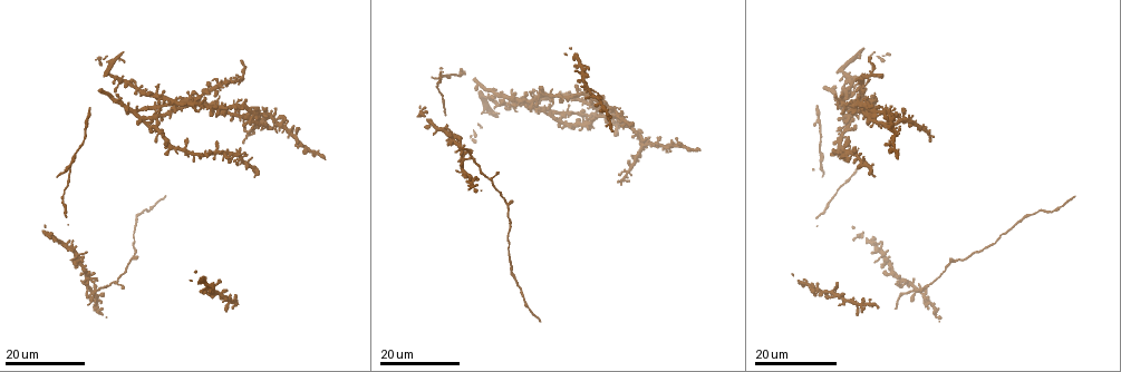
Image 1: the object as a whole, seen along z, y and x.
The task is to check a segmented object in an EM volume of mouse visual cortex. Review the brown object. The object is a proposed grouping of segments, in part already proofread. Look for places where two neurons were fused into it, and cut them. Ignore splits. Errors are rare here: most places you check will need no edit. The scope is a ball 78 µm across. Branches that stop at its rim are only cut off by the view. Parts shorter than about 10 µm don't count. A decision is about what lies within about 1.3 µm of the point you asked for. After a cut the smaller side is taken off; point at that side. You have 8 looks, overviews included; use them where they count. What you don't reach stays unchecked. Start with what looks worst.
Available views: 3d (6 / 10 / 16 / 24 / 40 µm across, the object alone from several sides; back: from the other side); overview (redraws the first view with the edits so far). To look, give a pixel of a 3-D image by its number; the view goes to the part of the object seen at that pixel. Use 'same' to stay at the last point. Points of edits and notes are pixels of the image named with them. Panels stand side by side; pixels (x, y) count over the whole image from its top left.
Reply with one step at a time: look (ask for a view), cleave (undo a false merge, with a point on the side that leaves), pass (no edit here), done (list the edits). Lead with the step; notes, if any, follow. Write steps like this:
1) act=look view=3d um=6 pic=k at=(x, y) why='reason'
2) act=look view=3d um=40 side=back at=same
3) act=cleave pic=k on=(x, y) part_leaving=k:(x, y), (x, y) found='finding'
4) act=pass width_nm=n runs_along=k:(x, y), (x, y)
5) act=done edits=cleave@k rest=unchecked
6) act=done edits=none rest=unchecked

act=look view=3d um=24 pic=1 at=(473, 154) why='three arms meet'

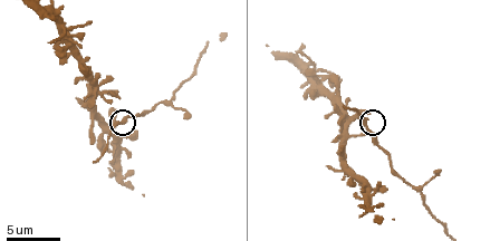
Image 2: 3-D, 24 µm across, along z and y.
act=look view=3d um=10 pic=2 at=(115, 123)

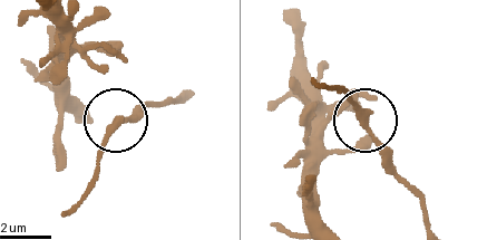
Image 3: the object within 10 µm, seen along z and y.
act=pass found='all the same neuron'

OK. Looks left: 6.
act=look view=3d um=16 pic=1 at=(236, 113) why='abrupt turn'

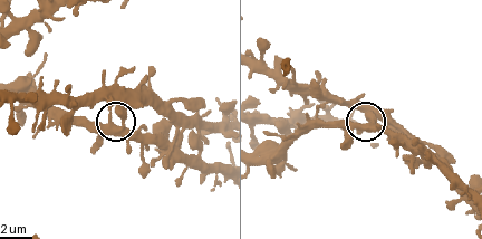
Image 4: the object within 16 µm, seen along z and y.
act=look view=3d um=10 pic=4 at=(116, 127)

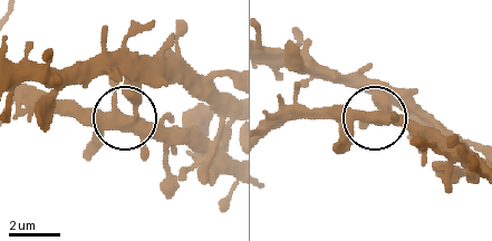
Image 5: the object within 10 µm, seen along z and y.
act=pass arms=4 runs_along=5:(268, 132), (293, 119), (374, 119), (383, 111), (383, 83) found='continuous, no second neuron'

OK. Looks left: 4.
act=look view=3d um=16 pic=1 at=(155, 117) why='four or more arms meet'

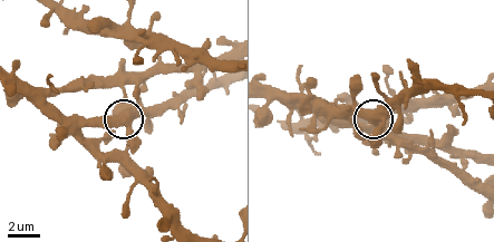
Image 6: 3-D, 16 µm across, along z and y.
act=look view=3d um=10 pic=6 at=(129, 125)

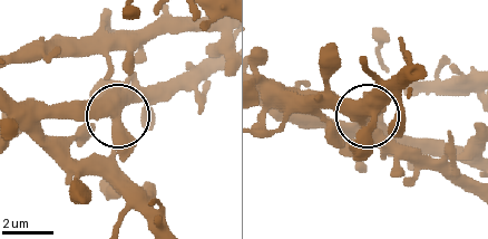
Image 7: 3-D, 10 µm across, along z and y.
act=pass found='continuous, no second neuron'

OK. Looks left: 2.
act=done edits=none rest=unchecked

